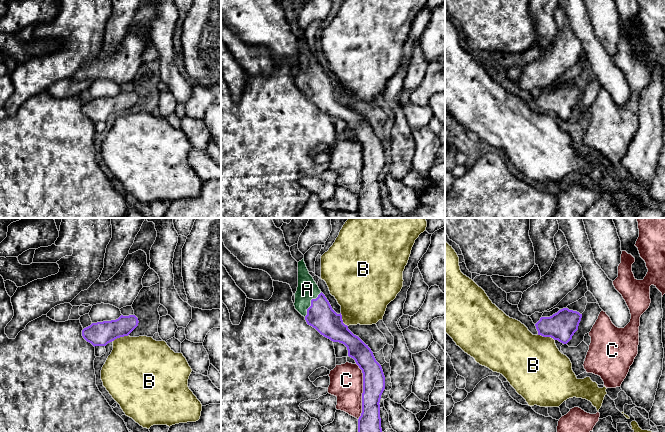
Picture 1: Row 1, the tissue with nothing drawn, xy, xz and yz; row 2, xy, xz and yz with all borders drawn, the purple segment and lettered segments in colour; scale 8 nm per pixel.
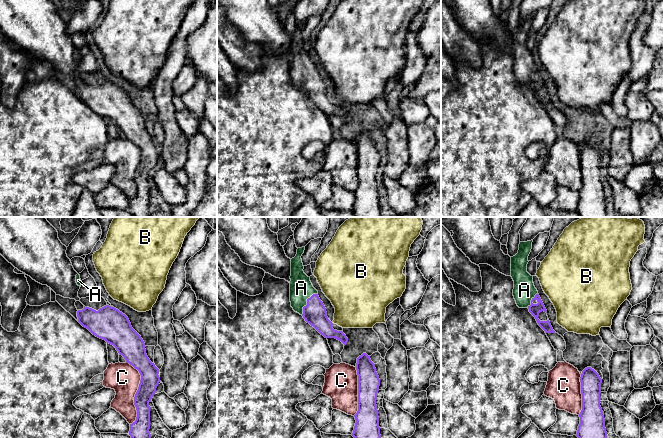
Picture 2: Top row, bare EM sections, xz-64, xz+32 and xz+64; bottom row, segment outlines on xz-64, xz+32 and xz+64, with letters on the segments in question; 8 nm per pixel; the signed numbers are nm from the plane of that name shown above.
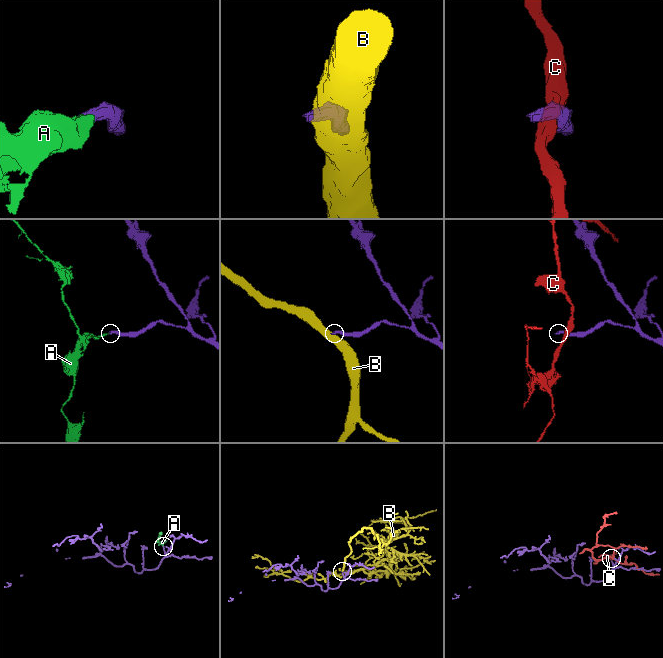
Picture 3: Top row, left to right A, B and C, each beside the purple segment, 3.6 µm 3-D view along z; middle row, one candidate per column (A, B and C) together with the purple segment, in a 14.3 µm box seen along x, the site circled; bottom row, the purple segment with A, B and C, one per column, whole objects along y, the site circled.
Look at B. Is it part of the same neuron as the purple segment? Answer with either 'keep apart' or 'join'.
keep apart

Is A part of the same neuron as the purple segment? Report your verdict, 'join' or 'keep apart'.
join

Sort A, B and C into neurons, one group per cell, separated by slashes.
A / B / C

